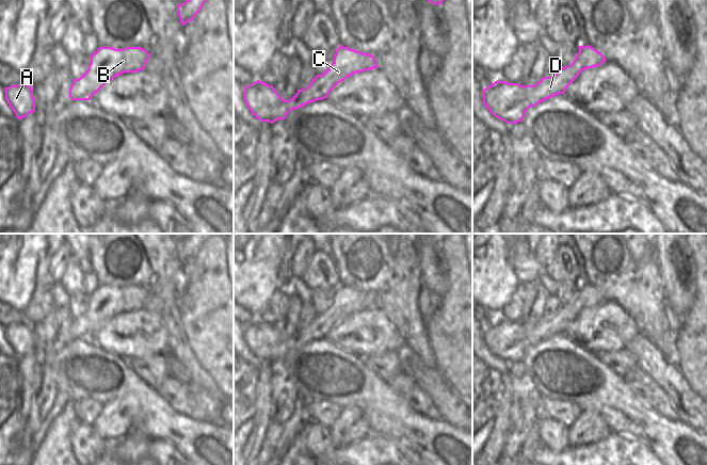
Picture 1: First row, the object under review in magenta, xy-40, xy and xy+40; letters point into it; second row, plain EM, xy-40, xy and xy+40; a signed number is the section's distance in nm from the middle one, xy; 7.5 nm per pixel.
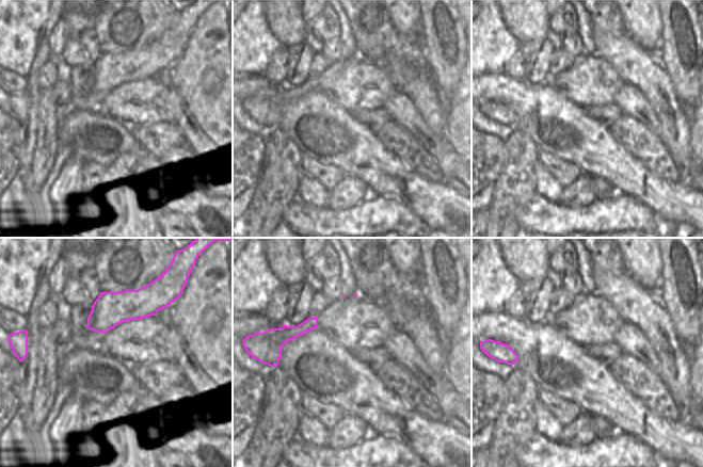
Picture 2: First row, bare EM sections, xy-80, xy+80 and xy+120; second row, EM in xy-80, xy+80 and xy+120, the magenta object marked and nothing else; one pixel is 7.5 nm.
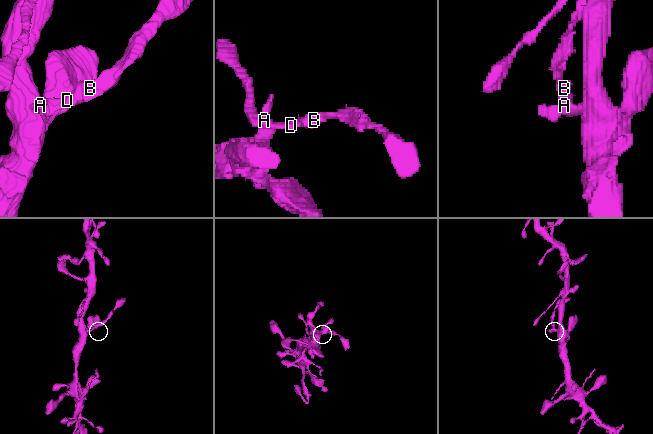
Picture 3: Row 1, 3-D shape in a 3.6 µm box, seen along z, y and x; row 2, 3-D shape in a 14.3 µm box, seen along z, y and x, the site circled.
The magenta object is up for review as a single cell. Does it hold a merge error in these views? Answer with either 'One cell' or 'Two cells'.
Two cells

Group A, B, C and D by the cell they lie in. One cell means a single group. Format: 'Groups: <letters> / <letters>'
Groups: A / B C D

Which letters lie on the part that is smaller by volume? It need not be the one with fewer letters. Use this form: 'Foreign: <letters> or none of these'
Foreign: B, C, D

